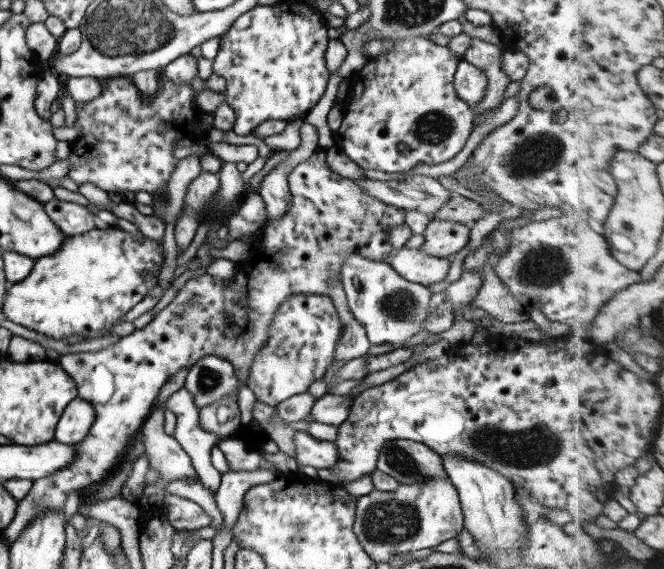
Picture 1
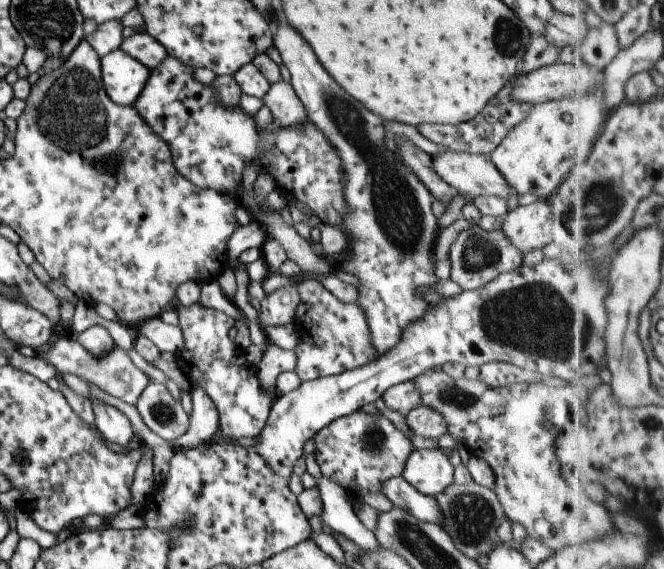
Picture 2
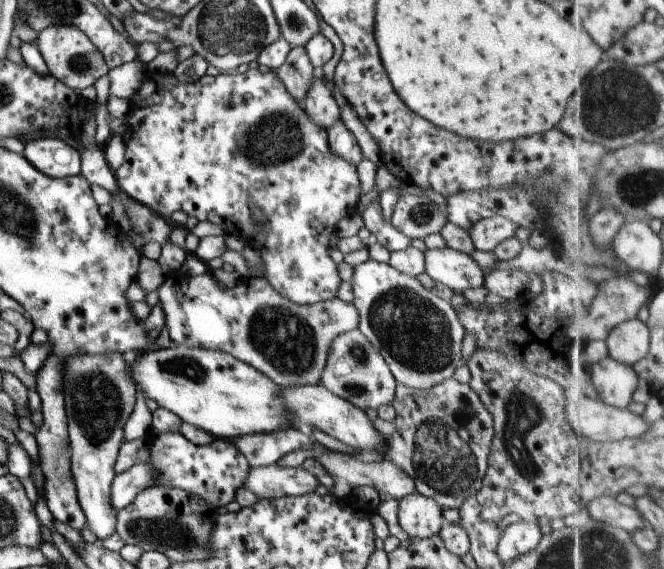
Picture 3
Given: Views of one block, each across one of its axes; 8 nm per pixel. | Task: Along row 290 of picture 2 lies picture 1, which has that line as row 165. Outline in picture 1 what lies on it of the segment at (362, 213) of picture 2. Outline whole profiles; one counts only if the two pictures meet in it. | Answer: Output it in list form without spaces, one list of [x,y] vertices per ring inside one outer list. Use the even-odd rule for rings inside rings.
[[[422,35],[418,37],[408,37],[408,39],[386,39],[382,37],[382,41],[391,41],[393,48],[387,51],[385,55],[377,55],[374,58],[369,58],[367,64],[363,67],[362,78],[366,78],[366,86],[352,86],[356,88],[356,94],[350,93],[350,96],[345,101],[343,121],[338,128],[338,131],[334,133],[336,145],[352,162],[363,170],[382,170],[382,172],[408,172],[412,170],[416,164],[442,164],[442,162],[448,162],[452,160],[461,150],[472,133],[472,129],[475,128],[473,124],[473,118],[475,118],[475,112],[471,109],[471,106],[462,99],[458,98],[454,89],[454,74],[456,73],[458,64],[462,61],[462,58],[458,55],[454,55],[448,46],[438,46],[430,41],[430,35]]]

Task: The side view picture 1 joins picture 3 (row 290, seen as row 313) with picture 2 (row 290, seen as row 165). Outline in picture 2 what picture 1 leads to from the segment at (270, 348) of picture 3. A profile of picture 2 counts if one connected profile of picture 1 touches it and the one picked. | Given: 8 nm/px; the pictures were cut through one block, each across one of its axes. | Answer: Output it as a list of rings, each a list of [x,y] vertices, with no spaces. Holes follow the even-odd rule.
[[[304,275],[295,287],[299,298],[295,310],[298,320],[296,326],[298,332],[302,332],[302,342],[295,348],[295,372],[302,382],[356,370],[376,359],[374,354],[378,354],[378,350],[374,350],[370,344],[370,326],[358,302],[340,301],[316,277]]]

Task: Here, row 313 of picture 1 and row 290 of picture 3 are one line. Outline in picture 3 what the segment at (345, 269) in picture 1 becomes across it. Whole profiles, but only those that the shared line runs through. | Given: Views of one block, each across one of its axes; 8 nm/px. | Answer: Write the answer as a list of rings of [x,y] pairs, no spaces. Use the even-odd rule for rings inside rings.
[[[368,259],[354,267],[353,272],[351,286],[354,290],[354,300],[351,303],[358,311],[357,327],[386,360],[396,382],[411,389],[425,391],[434,388],[447,378],[452,378],[454,370],[463,364],[462,347],[465,330],[451,304],[426,290],[418,282],[417,277],[408,276],[392,268],[388,263]]]

